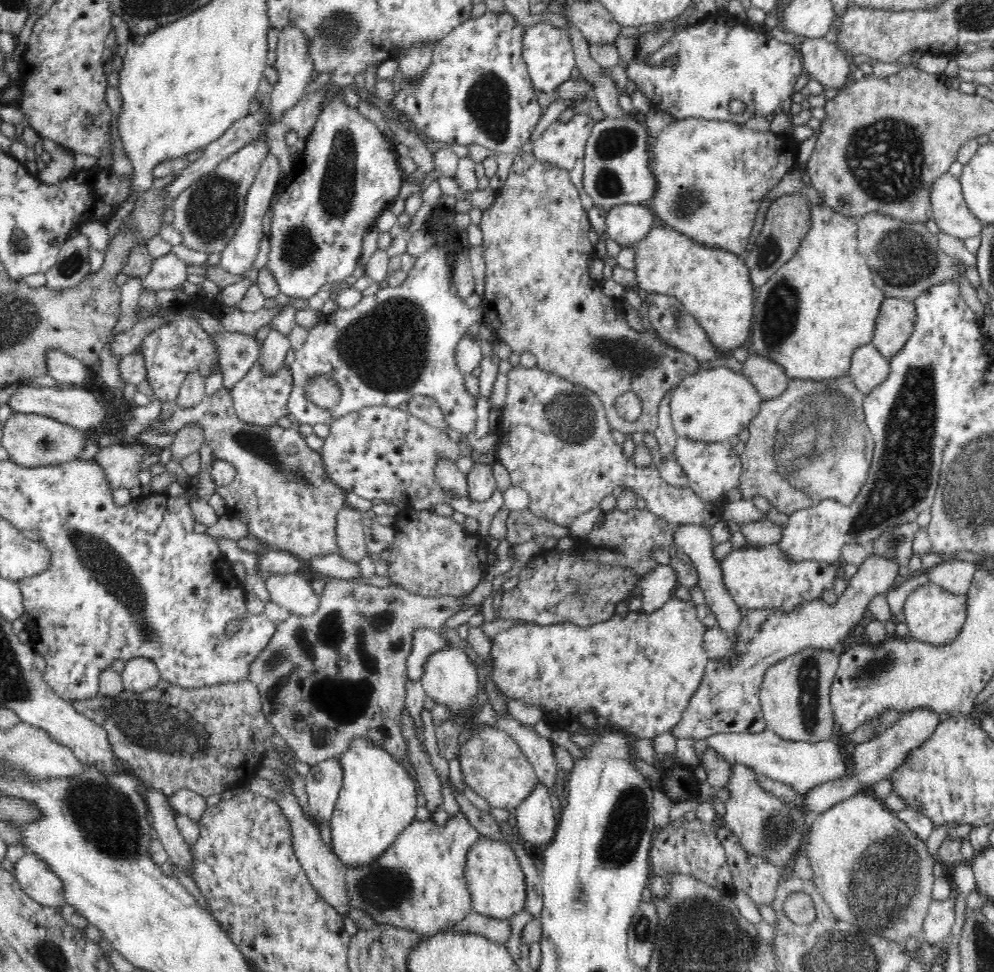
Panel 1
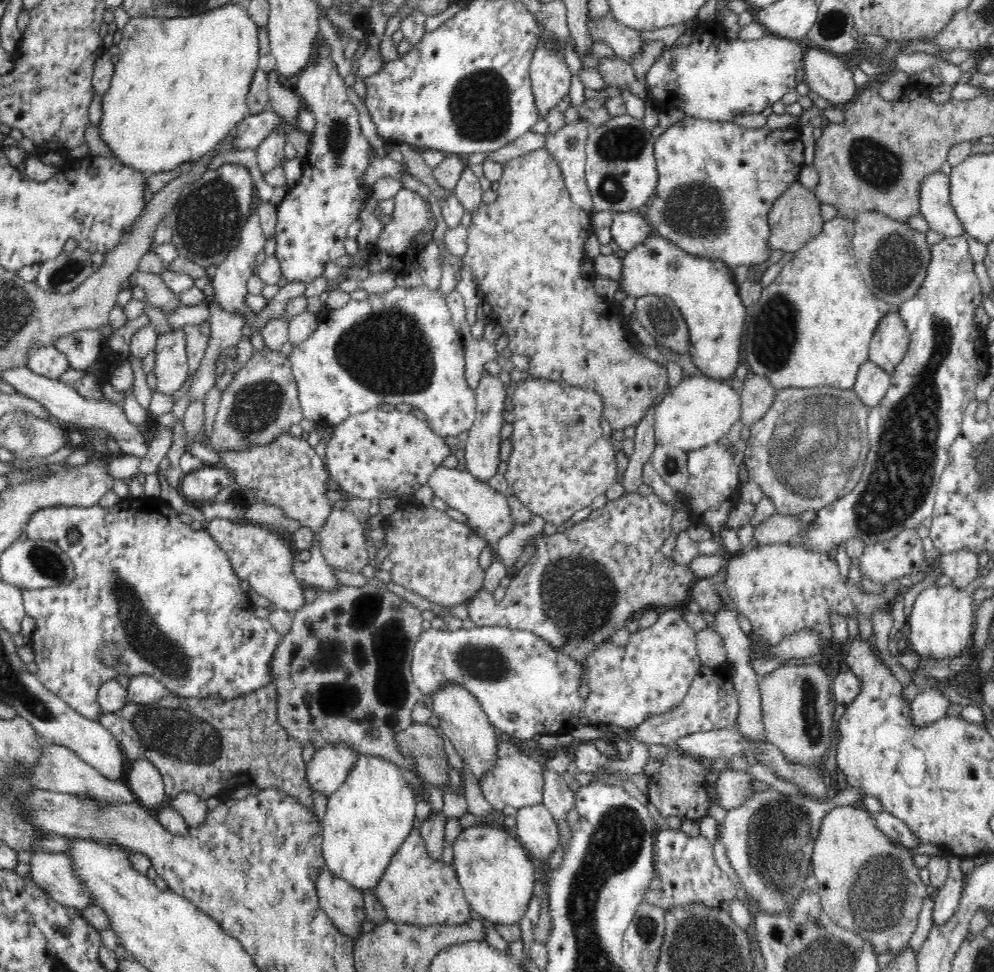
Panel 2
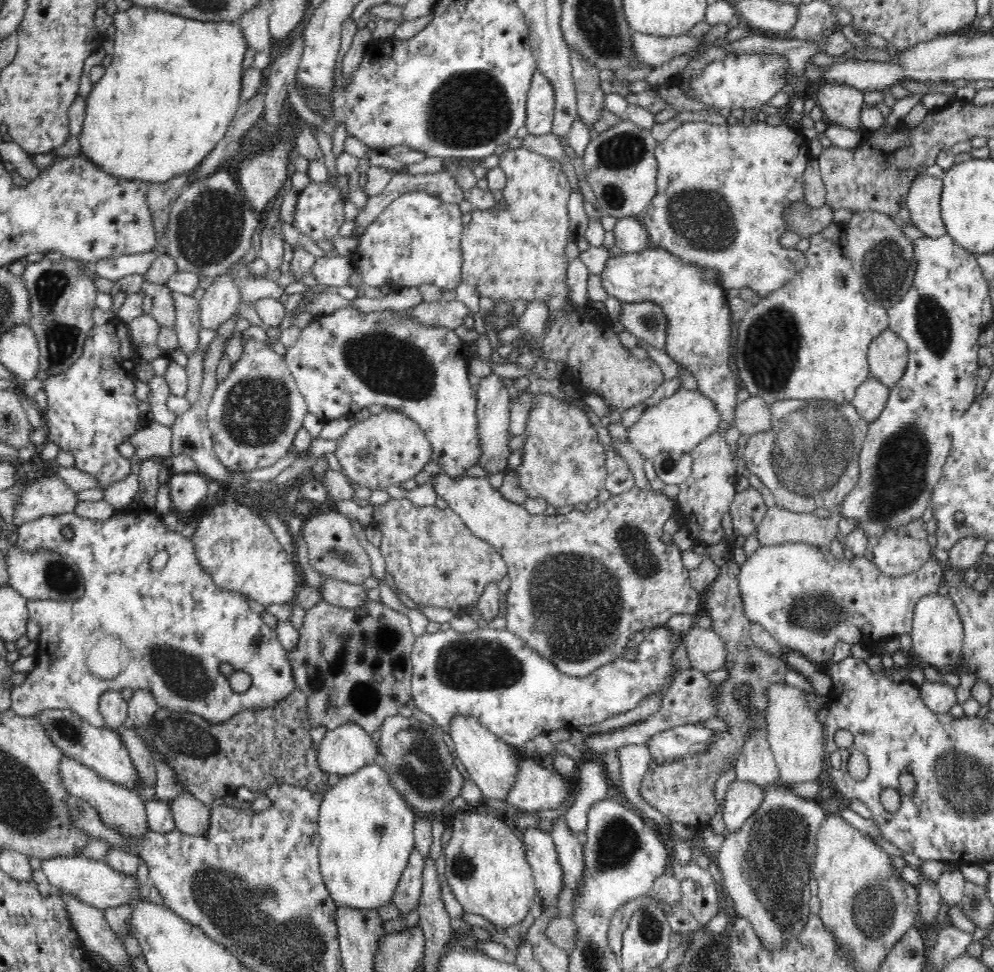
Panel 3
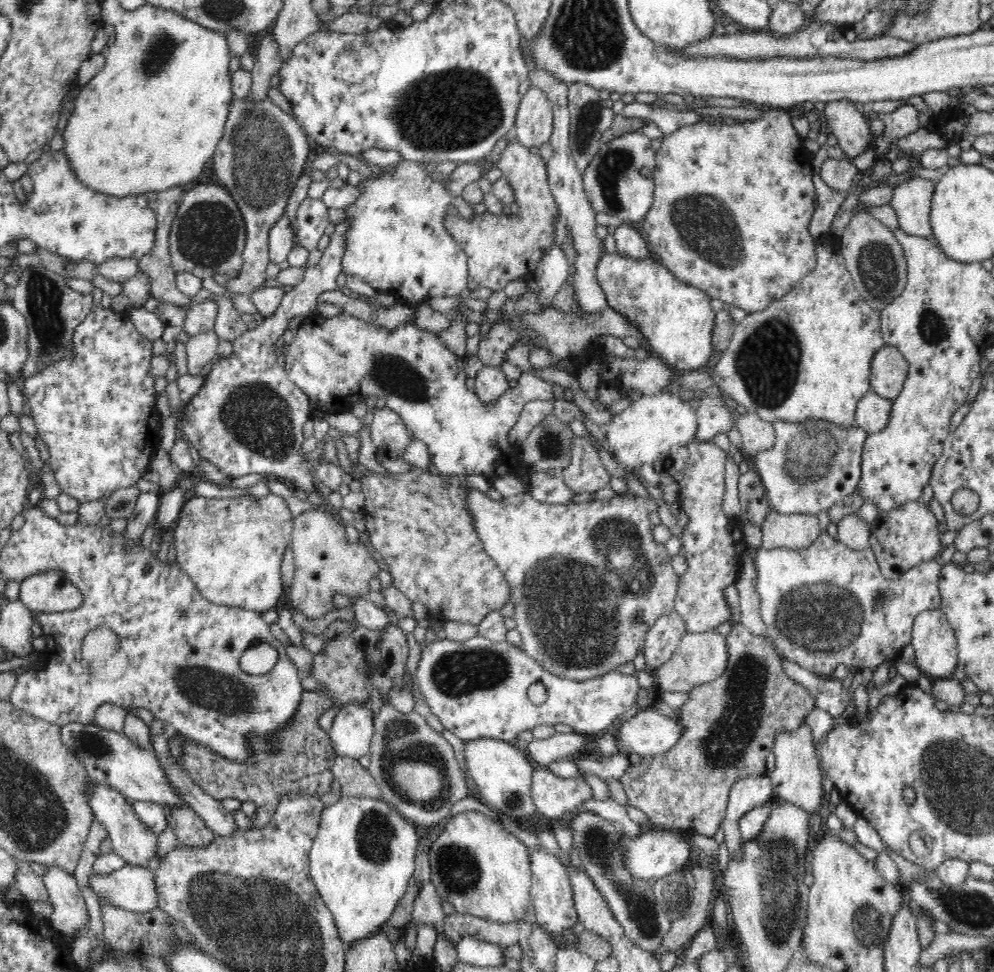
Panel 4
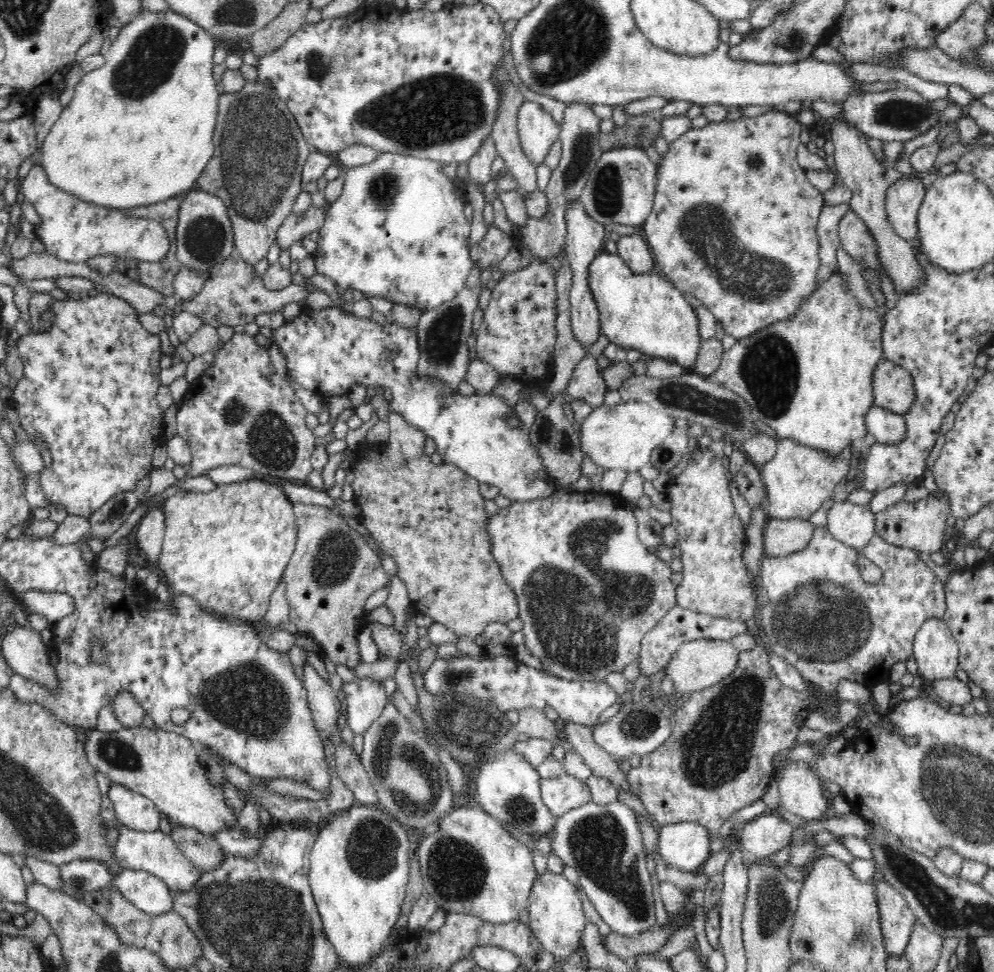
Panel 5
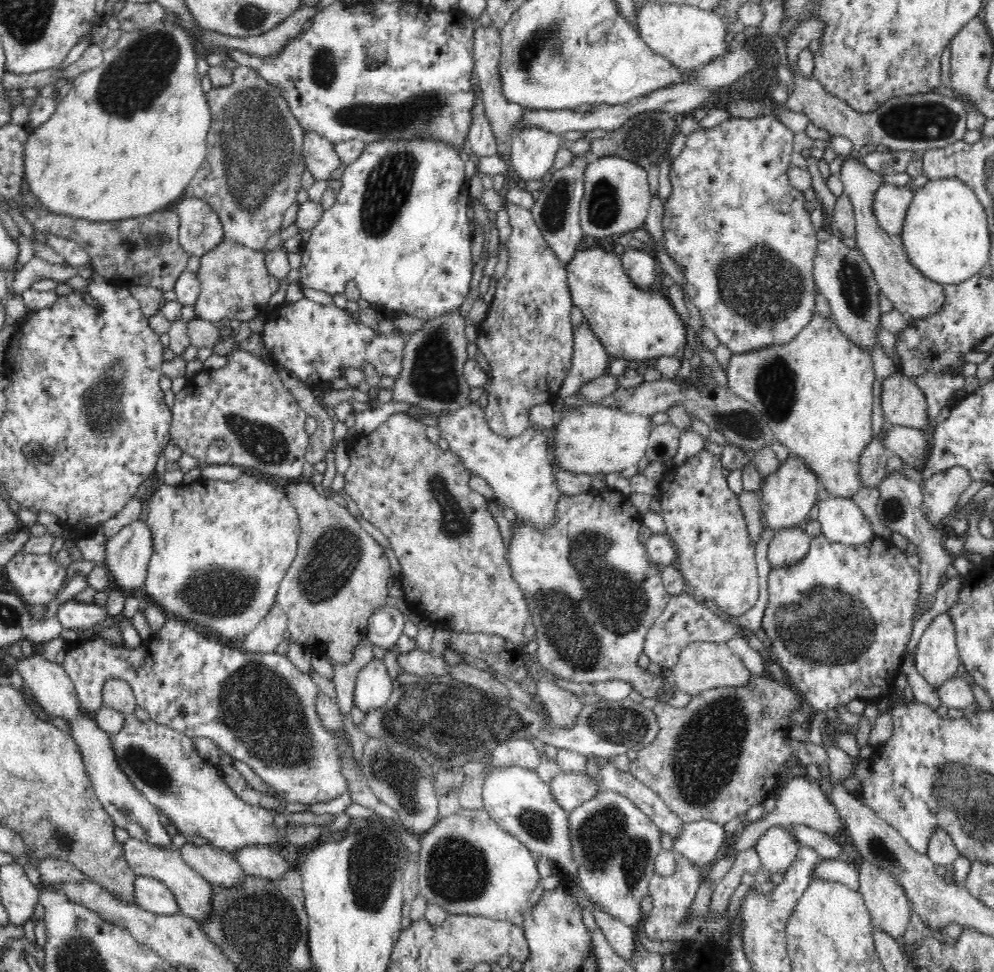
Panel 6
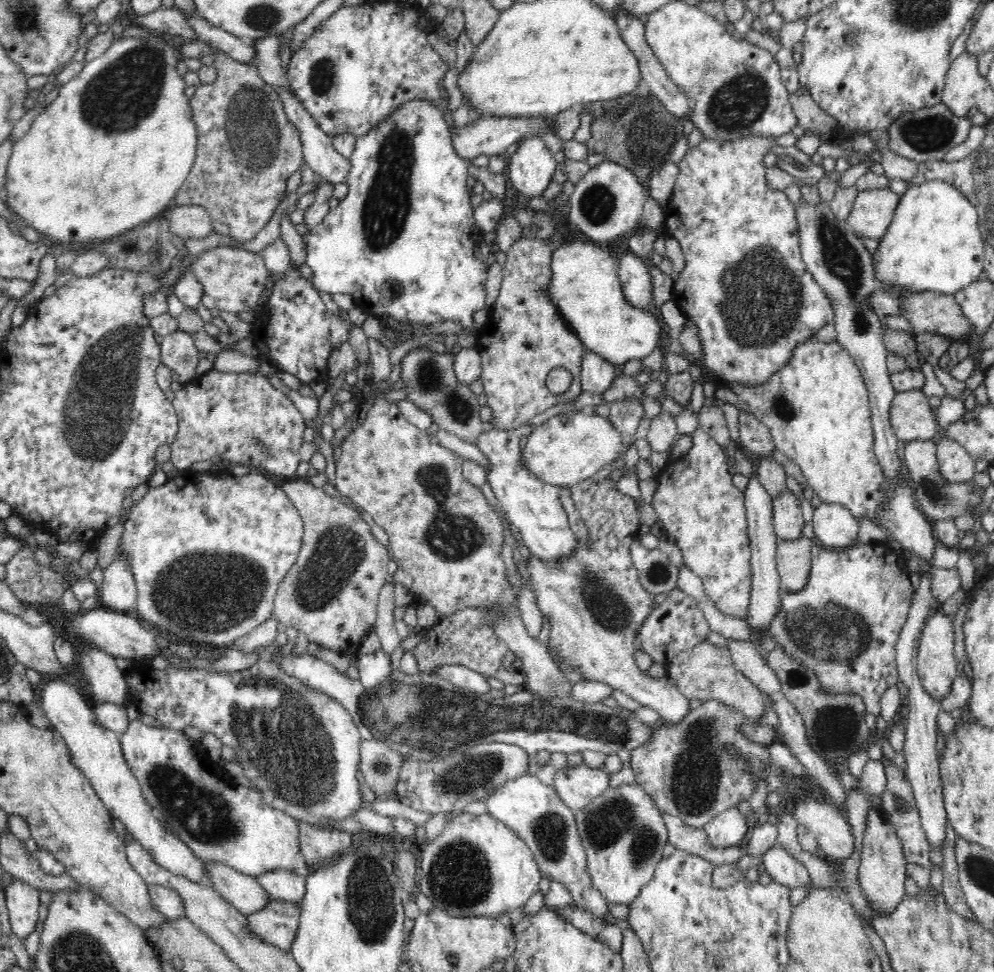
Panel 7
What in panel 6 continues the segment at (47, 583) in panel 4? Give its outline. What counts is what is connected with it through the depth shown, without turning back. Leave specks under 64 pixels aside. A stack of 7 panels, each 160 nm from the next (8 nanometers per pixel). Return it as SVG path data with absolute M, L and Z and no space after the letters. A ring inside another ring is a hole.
M71 599L59 604L56 612L63 628L84 630L96 626L98 622L104 622L108 615L105 607L93 604L80 603Z

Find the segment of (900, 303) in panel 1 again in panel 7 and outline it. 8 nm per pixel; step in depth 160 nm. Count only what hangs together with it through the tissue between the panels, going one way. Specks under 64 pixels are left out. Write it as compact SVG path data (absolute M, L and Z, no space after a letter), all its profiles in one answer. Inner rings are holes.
M920 389L899 391L890 410L891 426L898 440L930 440L939 434L935 410Z

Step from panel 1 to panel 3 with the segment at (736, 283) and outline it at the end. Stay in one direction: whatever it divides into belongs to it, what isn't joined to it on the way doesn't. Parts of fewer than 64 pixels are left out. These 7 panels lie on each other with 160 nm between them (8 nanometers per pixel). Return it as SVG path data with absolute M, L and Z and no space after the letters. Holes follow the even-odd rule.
M652 246L646 247L639 253L618 252L614 257L608 258L604 270L602 270L602 285L610 297L616 297L624 303L654 302L667 319L666 353L679 365L687 368L698 383L698 391L710 398L712 405L721 415L721 424L718 433L728 430L735 423L735 412L738 400L736 394L739 391L738 375L730 368L732 358L731 342L731 313L727 304L725 290L719 285L718 274L712 269L702 269L688 264L674 254L664 249Z

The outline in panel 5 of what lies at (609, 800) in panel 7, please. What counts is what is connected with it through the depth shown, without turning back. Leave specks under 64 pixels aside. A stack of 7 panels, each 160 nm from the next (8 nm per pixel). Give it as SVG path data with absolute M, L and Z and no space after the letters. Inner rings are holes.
M619 800L613 804L600 806L593 801L580 807L574 807L556 819L555 831L552 836L552 852L562 859L566 866L576 869L579 884L588 895L602 920L610 926L611 930L624 935L634 936L642 934L645 930L656 927L656 904L650 873L646 867L646 847L642 843L642 832L638 814L635 814L626 804Z

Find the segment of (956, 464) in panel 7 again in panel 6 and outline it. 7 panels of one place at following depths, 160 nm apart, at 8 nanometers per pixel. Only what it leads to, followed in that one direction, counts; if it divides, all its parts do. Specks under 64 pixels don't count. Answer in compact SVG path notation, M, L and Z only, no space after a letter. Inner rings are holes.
M954 466L922 481L922 512L924 518L936 526L944 527L946 518L960 494L972 482L970 473L961 466Z

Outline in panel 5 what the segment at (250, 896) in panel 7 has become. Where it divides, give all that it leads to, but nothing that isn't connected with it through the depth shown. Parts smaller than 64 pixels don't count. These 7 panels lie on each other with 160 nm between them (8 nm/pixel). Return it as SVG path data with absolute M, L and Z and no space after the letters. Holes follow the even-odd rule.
M172 824L169 836L184 856L200 871L214 870L225 857L221 846L210 835L202 835L194 828Z

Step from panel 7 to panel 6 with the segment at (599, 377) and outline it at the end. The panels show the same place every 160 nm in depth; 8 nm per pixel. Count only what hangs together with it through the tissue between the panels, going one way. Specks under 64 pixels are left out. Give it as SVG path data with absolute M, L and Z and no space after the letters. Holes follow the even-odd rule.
M584 321L573 328L574 354L566 380L560 385L557 398L570 396L589 380L608 372L610 357L599 339Z

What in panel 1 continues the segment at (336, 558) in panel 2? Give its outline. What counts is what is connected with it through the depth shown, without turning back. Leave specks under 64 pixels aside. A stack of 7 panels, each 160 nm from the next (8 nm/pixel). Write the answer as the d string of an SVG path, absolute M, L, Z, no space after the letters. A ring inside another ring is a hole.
M344 506L336 518L338 554L356 565L368 552L362 514L355 508Z

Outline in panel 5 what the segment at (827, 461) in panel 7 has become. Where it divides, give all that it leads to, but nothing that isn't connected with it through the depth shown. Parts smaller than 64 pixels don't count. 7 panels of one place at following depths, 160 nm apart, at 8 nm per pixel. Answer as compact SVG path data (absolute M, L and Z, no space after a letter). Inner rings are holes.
M836 268L830 278L826 278L824 286L815 284L814 292L803 300L796 316L770 324L750 338L737 340L725 352L720 366L710 378L741 396L756 420L774 430L778 439L792 439L835 457L850 448L853 440L865 438L868 434L865 420L875 404L872 386L874 369L884 358L882 328L877 309L860 306L847 280Z

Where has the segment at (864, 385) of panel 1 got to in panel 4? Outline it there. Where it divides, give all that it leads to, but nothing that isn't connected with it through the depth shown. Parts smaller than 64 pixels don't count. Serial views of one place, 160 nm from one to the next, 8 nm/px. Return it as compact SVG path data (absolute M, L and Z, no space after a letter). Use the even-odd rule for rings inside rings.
M870 390L857 402L856 424L867 434L879 433L888 426L892 401Z

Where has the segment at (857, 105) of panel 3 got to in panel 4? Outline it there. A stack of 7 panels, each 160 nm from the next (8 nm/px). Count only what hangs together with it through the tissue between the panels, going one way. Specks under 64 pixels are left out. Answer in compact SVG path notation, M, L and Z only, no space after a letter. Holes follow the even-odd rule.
M839 100L819 106L830 132L838 139L838 151L844 150L850 163L855 156L871 147L869 127L863 113L854 105L853 102Z

